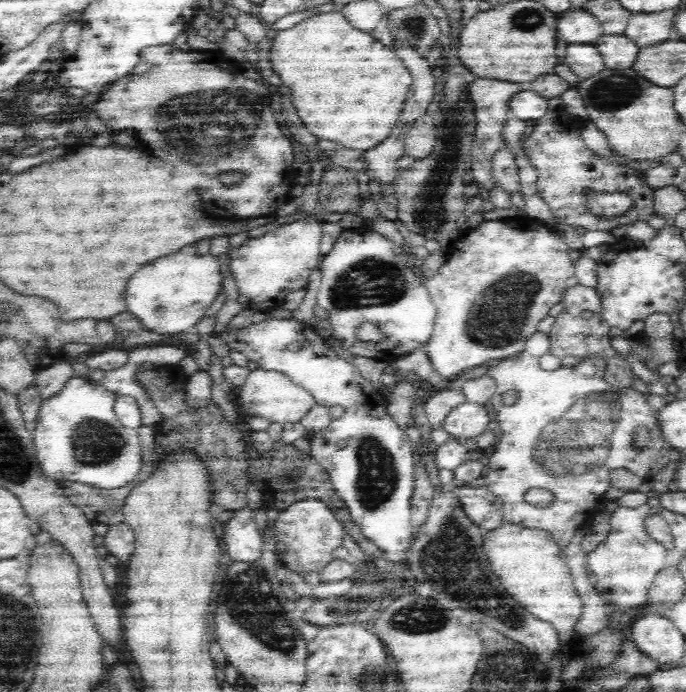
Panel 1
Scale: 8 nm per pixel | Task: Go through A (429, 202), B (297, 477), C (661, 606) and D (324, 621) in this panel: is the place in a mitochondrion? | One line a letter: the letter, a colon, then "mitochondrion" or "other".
A: mitochondrion
B: mitochondrion
C: other
D: other

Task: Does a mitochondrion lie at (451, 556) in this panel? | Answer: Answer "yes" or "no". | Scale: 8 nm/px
yes

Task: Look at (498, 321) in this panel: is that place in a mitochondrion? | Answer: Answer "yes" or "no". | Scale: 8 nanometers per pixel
yes

